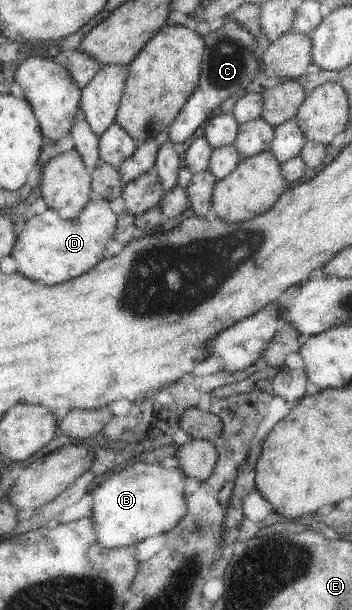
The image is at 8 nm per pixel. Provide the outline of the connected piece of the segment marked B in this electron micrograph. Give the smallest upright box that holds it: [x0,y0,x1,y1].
[89,459,186,549]

